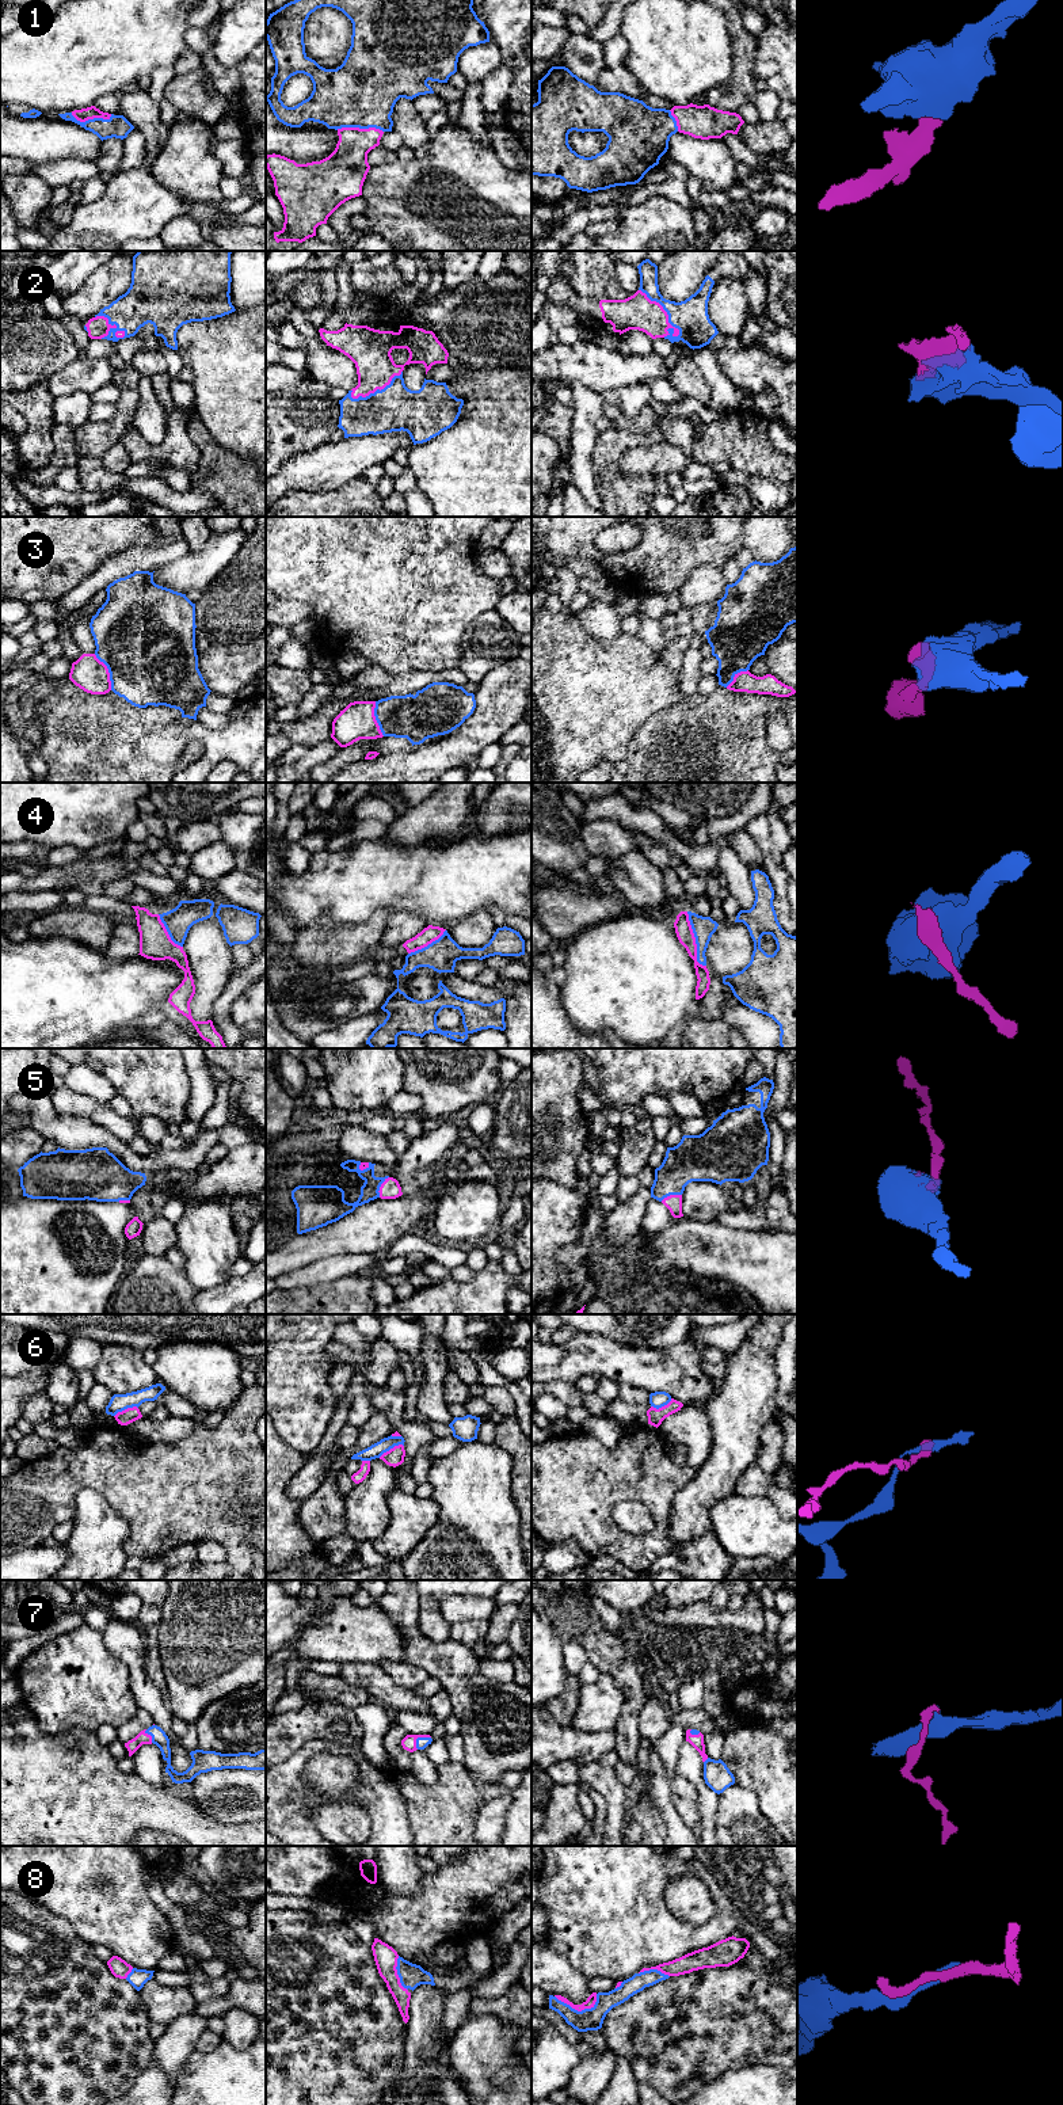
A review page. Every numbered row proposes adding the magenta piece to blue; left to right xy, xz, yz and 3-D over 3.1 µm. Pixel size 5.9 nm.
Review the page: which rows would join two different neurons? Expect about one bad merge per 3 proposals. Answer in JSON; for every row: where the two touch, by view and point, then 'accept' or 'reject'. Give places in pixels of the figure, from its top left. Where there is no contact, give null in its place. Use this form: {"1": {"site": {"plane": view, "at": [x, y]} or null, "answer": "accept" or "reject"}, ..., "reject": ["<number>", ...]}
{"1": {"site": {"plane": "xz", "at": [359, 128]}, "answer": "accept"}, "2": {"site": {"plane": "yz", "at": [665, 309]}, "answer": "accept"}, "3": {"site": {"plane": "xy", "at": [109, 672]}, "answer": "reject"}, "4": {"site": {"plane": "yz", "at": [696, 940]}, "answer": "reject"}, "5": {"site": {"plane": "xz", "at": [380, 1186]}, "answer": "accept"}, "6": {"site": {"plane": "xz", "at": [391, 1447]}, "answer": "reject"}, "7": {"site": {"plane": "xz", "at": [419, 1738]}, "answer": "accept"}, "8": {"site": {"plane": "yz", "at": [576, 2010]}, "answer": "accept"}, "reject": ["3", "4", "6"]}

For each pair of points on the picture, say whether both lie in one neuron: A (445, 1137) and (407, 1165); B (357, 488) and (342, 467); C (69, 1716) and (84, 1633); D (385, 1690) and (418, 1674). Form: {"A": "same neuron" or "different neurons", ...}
{"A": "same neuron", "B": "different neurons", "C": "same neuron", "D": "different neurons"}

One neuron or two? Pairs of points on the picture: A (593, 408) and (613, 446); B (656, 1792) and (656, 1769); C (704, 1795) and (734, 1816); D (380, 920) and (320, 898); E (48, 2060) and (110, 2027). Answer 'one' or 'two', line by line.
A: two
B: one
C: two
D: two
E: one

